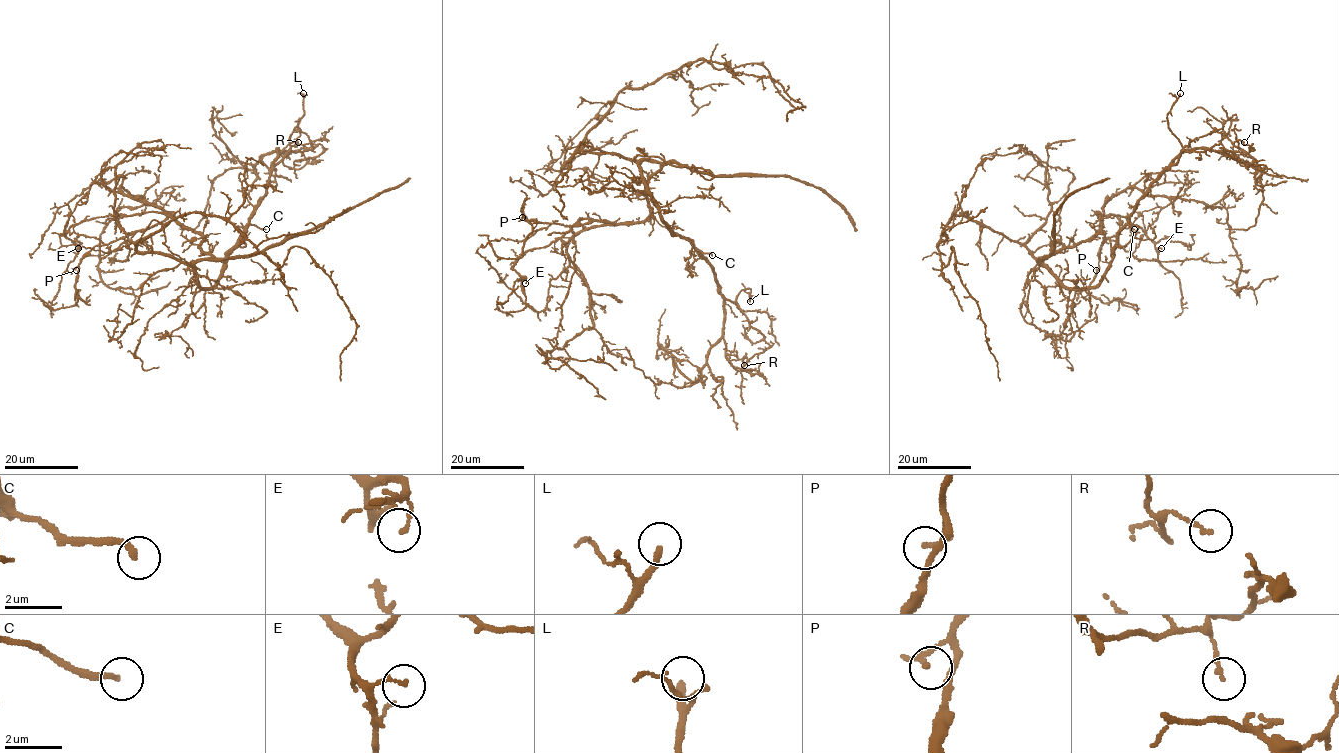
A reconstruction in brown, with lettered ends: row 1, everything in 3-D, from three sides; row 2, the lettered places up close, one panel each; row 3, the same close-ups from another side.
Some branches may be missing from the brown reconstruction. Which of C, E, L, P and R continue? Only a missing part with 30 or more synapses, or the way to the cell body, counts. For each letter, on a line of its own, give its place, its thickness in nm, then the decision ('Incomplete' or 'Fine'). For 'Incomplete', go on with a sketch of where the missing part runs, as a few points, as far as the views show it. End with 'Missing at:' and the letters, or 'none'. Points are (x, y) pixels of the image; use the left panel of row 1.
C: Place: (266, 229). Thickness 190 nm. Incomplete. Course of what is missing: (266, 229), (291, 236), (316, 259), (287, 238), (284, 227), (279, 227)
E: Place: (78, 248). Thickness 140 nm. Fine
L: Place: (303, 93). Thickness 240 nm. Incomplete. Course of what is missing: (303, 93), (324, 50), (355, 23), (352, 16)
P: Place: (76, 270). Thickness 120 nm. Fine
R: Place: (298, 142). Thickness 150 nm. Fine
Missing at: C, L

